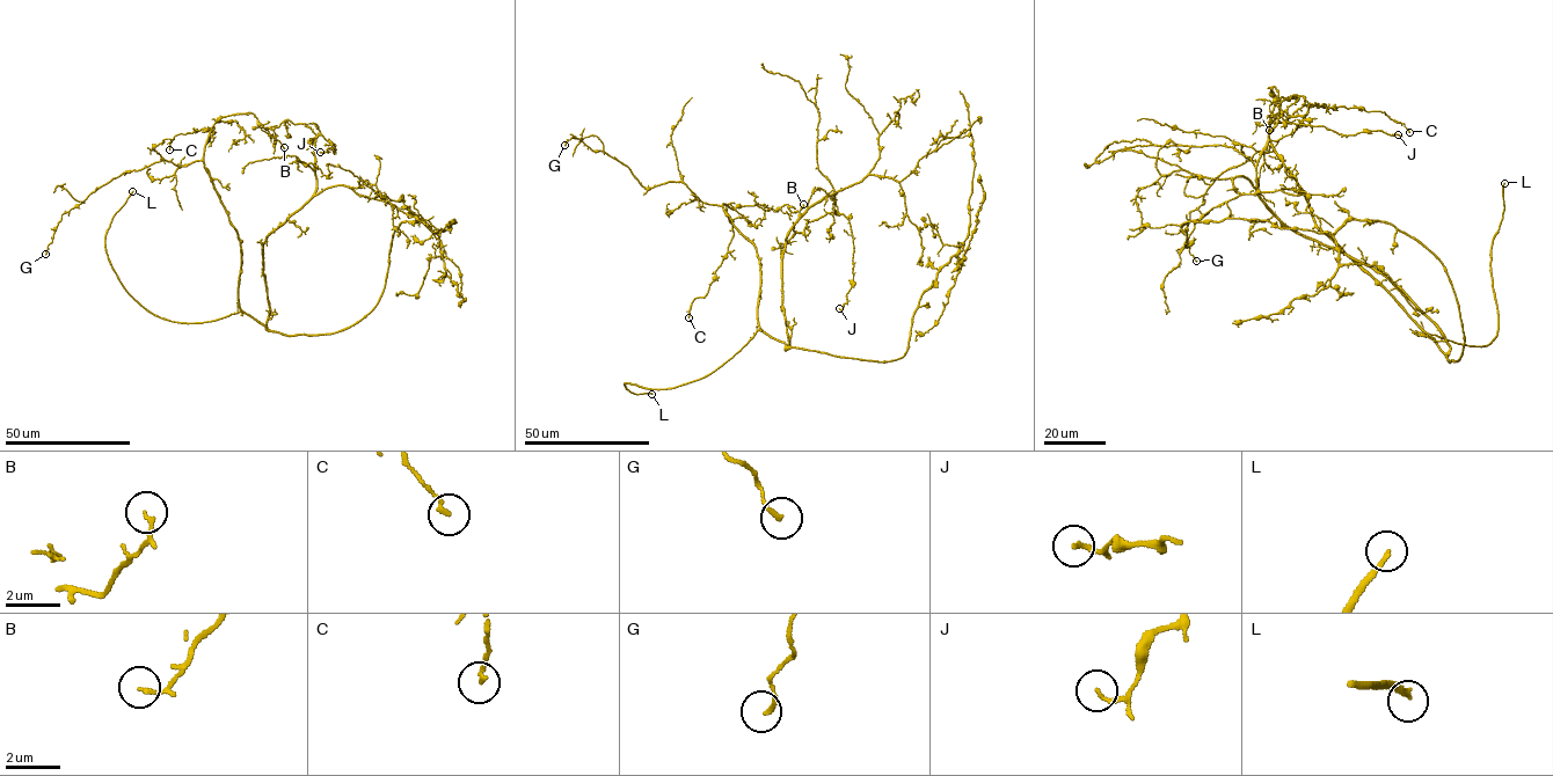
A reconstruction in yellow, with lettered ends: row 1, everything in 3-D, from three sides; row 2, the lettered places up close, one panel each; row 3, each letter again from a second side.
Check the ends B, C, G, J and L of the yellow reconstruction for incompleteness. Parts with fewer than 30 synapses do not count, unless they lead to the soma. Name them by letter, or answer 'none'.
L

